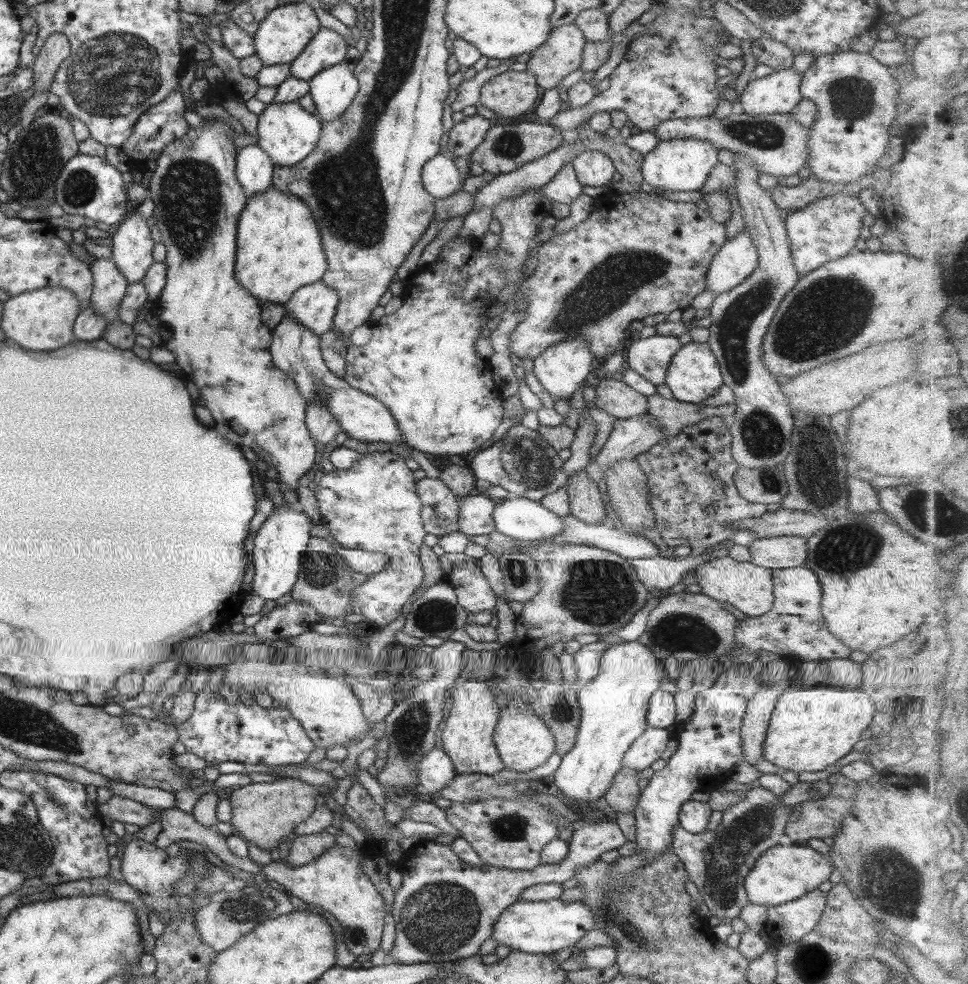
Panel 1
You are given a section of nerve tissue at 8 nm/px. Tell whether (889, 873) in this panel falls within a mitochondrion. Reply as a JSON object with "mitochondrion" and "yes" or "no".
{"mitochondrion":"yes"}

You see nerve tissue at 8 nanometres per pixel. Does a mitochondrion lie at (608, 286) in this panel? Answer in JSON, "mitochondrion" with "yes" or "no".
{"mitochondrion":"yes"}

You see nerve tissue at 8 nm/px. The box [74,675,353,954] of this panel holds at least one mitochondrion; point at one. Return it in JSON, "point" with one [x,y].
{"point":[237,909]}

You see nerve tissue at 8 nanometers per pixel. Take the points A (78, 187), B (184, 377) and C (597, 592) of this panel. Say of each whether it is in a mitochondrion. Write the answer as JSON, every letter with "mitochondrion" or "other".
{"A":"mitochondrion","B":"other","C":"mitochondrion"}

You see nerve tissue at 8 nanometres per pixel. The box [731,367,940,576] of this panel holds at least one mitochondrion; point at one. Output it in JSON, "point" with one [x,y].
{"point":[846,550]}

